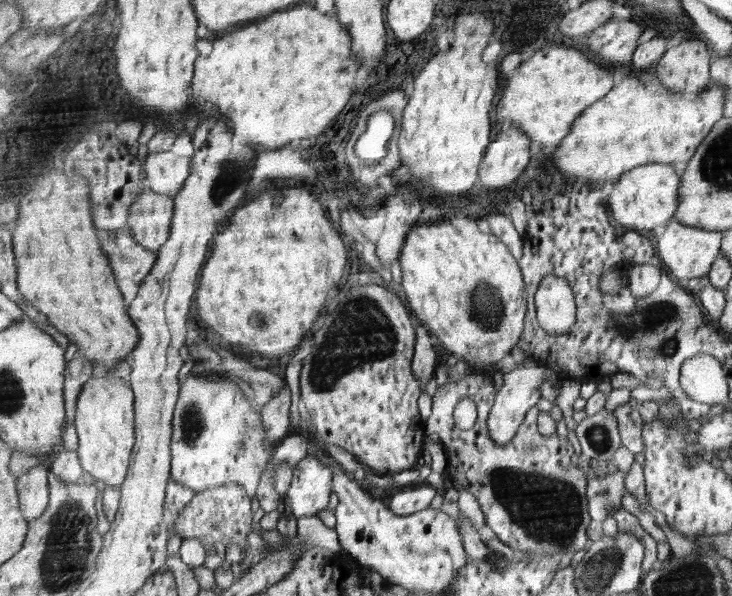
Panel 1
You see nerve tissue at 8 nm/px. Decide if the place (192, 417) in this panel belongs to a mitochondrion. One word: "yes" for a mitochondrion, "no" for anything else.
yes

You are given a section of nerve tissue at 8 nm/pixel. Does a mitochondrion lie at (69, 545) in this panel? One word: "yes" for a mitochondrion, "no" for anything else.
yes

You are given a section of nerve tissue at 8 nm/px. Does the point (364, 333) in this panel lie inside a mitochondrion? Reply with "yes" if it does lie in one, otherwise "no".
yes

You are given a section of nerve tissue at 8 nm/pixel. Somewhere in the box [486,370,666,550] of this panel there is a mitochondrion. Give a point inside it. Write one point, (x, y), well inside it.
(599, 439)

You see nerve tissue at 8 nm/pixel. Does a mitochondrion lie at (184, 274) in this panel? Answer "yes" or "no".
no

